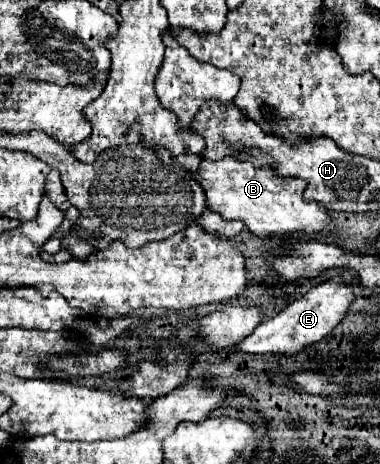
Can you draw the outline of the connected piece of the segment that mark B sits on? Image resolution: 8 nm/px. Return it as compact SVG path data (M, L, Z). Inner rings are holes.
M237 158L203 160L195 180L203 186L207 194L209 210L219 212L225 220L241 220L255 236L291 236L295 232L303 234L335 234L335 222L331 212L319 202L305 202L305 182L293 178L281 178L271 168L255 168L249 162Z

